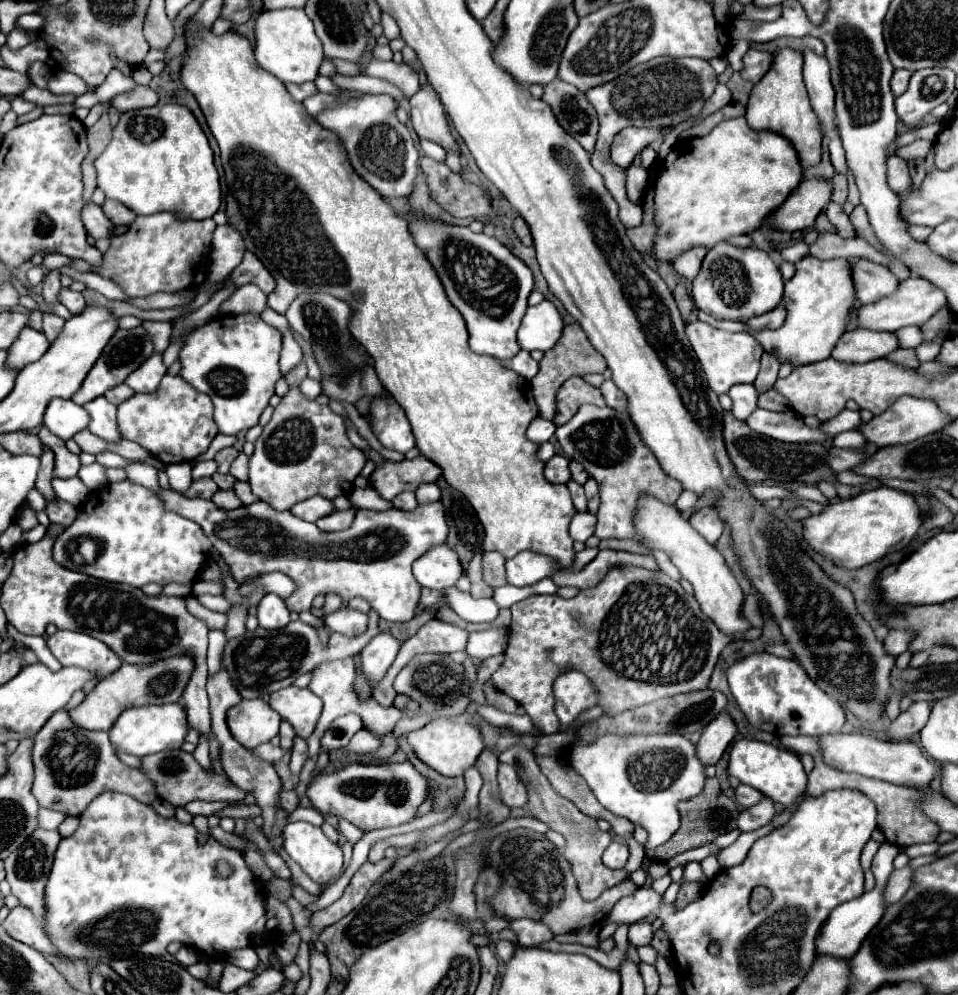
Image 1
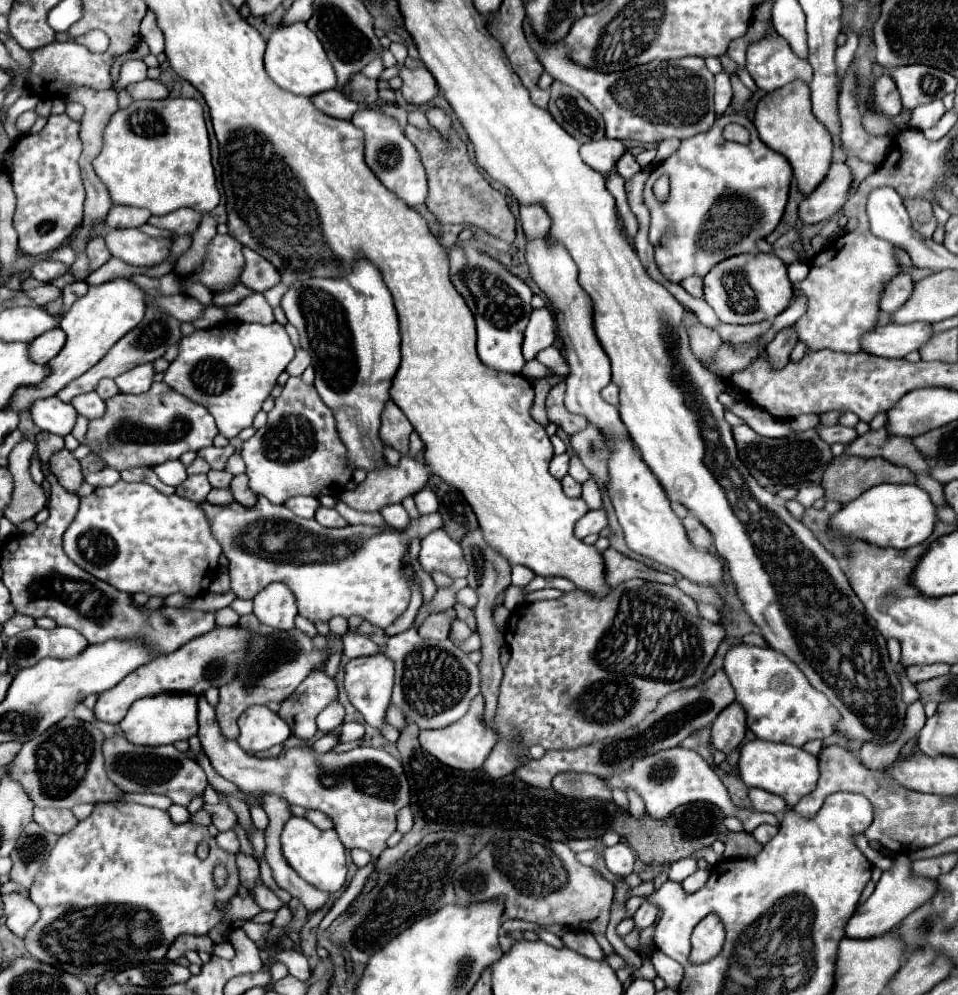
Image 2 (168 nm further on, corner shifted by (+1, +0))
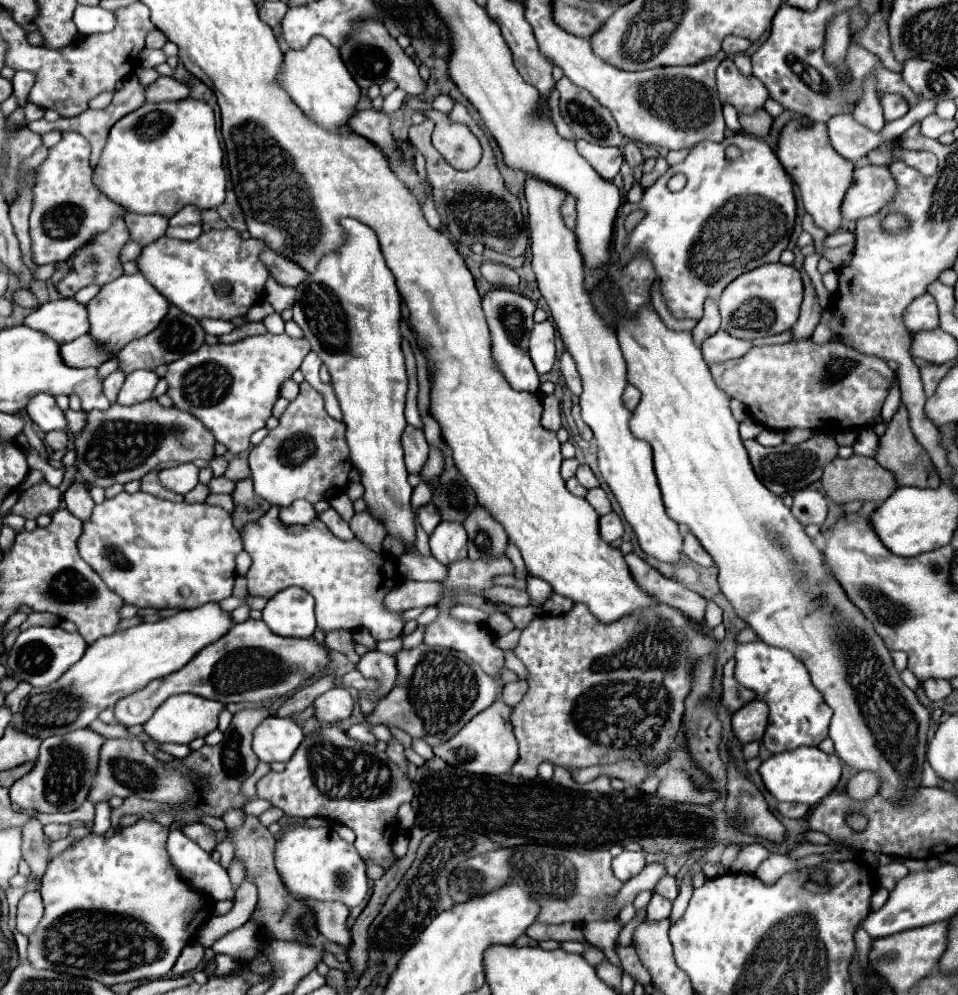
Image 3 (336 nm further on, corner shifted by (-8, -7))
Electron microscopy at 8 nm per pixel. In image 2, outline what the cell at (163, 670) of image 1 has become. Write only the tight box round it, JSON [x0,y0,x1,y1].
[95,625,251,723]

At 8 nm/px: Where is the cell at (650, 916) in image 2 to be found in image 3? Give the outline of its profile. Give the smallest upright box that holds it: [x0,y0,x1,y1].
[646,892,672,920]

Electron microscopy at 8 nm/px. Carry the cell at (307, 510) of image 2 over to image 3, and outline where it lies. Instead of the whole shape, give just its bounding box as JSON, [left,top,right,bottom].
[280,500,316,526]

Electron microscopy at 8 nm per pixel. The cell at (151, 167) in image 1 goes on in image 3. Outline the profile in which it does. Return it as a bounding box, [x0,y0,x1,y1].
[92,100,226,216]

